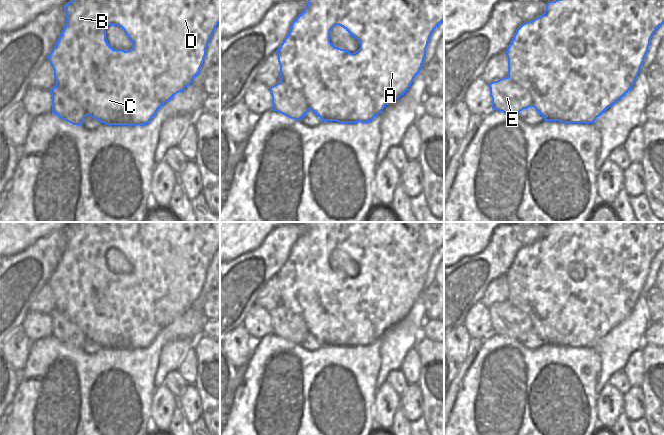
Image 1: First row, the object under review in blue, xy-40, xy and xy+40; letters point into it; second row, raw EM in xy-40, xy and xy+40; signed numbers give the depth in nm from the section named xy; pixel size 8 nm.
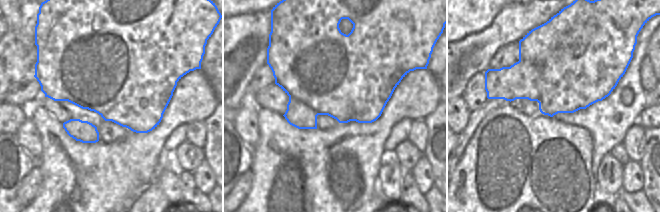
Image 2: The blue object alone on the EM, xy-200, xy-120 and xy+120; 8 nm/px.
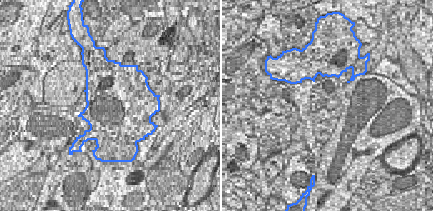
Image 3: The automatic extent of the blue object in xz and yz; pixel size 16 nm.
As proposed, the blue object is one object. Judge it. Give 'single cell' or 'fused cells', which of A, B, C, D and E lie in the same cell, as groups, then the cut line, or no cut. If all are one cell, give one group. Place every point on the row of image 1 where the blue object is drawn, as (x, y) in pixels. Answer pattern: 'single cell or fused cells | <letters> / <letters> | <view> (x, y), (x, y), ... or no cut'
fused cells | A B C D / E | xy-40 (56, 84), (63, 88), (88, 114)

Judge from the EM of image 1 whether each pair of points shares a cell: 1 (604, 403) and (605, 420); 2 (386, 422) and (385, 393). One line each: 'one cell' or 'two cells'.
1: one cell
2: one cell

